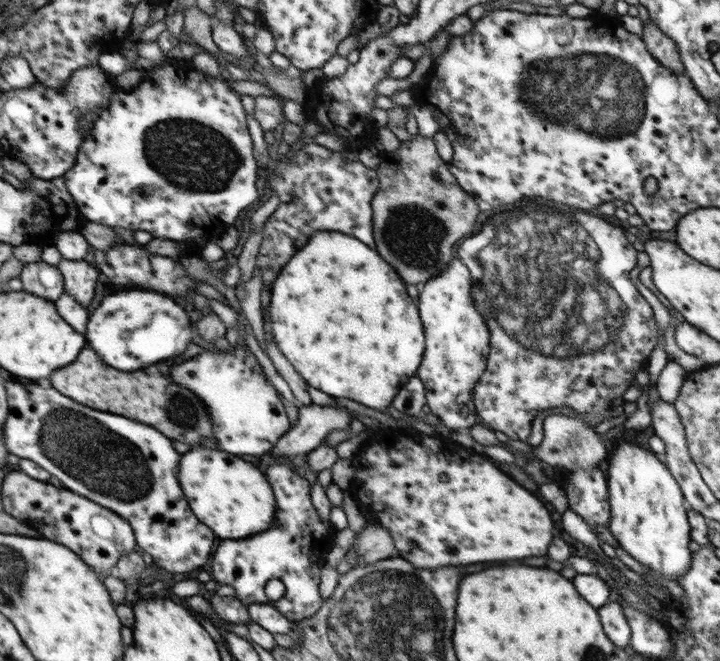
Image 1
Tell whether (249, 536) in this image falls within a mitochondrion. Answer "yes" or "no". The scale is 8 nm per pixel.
no

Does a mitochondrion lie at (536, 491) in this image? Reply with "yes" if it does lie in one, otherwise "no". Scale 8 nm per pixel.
no

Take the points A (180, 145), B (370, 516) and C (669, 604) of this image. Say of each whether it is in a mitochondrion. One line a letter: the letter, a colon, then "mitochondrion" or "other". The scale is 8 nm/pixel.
A: mitochondrion
B: other
C: other

